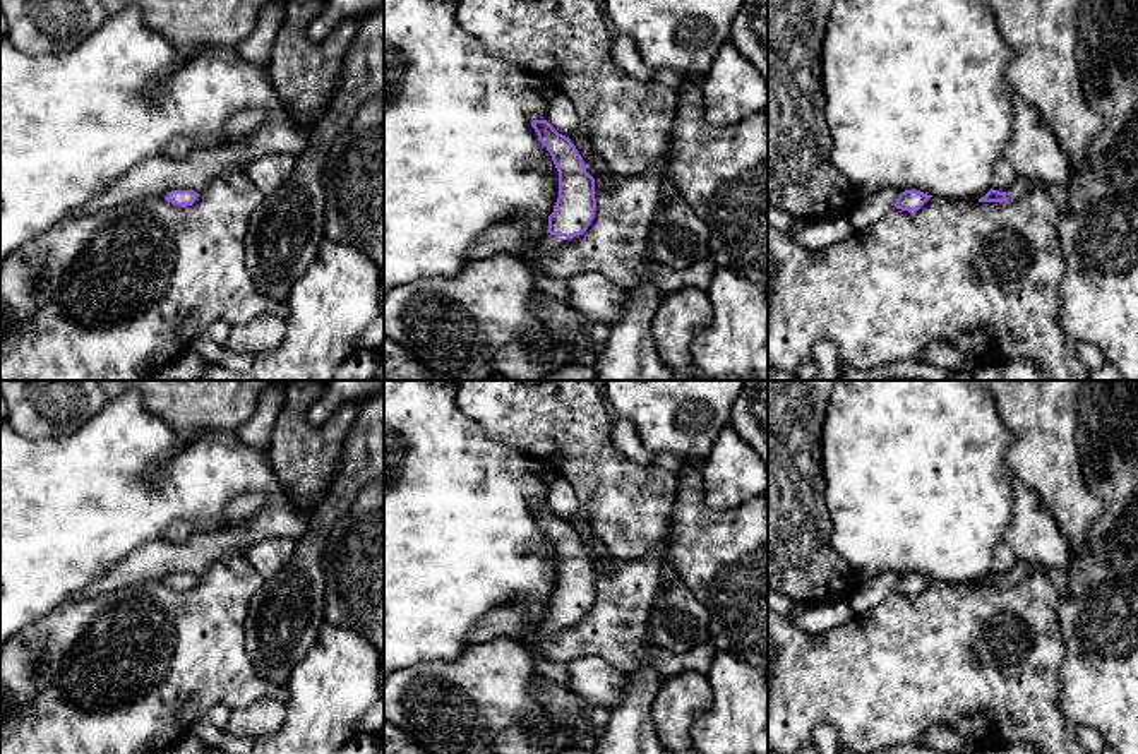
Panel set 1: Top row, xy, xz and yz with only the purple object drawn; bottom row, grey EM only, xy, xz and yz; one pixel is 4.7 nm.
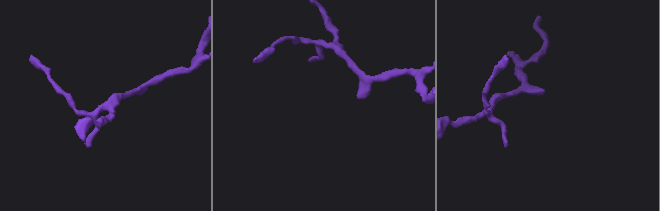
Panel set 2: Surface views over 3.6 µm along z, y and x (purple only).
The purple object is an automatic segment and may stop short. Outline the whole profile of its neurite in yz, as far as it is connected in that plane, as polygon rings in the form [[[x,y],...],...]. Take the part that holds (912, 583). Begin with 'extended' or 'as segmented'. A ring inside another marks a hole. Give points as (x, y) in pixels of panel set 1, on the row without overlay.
as segmented; [[[905,574],[898,579],[895,591],[901,595],[919,595],[932,579],[927,579],[920,574]]]

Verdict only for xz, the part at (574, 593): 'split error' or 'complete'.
split error

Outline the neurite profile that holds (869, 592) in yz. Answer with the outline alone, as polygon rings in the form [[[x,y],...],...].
[[[883,572],[874,577],[857,577],[854,589],[847,600],[855,617],[860,617],[884,601],[901,576],[896,572]]]

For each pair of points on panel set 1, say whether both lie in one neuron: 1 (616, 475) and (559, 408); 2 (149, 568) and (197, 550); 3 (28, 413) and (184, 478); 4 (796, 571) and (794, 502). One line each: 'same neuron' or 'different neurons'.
1: same neuron
2: same neuron
3: different neurons
4: same neuron

